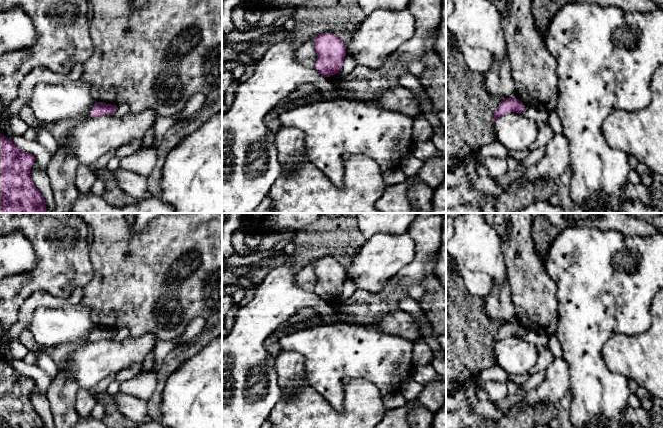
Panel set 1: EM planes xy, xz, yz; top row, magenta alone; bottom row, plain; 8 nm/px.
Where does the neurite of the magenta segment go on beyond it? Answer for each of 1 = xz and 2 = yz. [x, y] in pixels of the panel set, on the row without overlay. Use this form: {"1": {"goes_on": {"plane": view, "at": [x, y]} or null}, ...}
{"1": {"goes_on": null}, "2": {"goes_on": null}}

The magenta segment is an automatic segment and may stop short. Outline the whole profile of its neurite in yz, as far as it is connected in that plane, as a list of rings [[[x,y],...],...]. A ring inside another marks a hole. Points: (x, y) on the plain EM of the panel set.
[[[515,321],[503,322],[502,327],[492,339],[492,345],[510,336],[523,337],[524,332],[524,328]]]

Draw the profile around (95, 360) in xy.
[[[144,334],[139,337],[127,337],[122,341],[114,339],[102,339],[98,341],[90,340],[78,350],[71,353],[69,359],[63,367],[58,368],[69,378],[74,379],[79,388],[90,391],[105,377],[116,375],[121,370],[134,364],[144,365],[147,355],[153,351],[157,339],[155,335]]]

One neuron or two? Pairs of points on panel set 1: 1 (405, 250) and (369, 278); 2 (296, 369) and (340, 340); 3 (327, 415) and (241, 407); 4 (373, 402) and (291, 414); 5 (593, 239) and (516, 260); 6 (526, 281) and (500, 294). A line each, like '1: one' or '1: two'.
1: one
2: two
3: two
4: one
5: two
6: two

